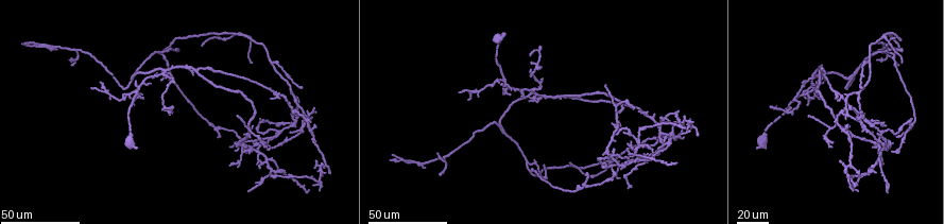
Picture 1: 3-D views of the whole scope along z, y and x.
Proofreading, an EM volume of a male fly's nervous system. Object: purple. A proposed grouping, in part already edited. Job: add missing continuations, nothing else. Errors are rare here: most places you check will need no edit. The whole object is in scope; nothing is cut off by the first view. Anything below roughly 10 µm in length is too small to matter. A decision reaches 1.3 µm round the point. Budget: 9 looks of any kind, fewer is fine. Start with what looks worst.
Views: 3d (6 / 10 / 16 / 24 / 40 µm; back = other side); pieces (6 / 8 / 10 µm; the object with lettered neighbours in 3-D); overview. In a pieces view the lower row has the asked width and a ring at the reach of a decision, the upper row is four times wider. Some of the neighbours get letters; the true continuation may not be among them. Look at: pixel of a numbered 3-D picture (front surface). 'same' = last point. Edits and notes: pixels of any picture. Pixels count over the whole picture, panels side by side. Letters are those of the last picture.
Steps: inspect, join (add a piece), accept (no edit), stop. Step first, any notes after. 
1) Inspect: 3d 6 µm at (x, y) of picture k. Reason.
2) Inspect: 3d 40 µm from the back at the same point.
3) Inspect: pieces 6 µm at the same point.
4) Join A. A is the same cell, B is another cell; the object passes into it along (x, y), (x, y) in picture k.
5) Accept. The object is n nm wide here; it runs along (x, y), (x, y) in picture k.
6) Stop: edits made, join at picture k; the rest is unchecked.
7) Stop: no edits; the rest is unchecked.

Inspect: 3d 40 µm at (898, 136) of picture 1. An open end.

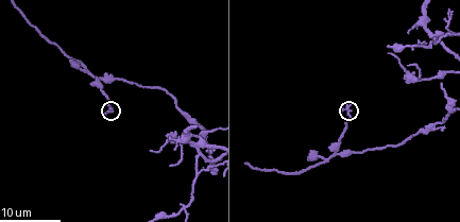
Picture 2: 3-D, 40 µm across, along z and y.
Inspect: pieces 6 µm at (347, 100) of picture 2. What lies round it.

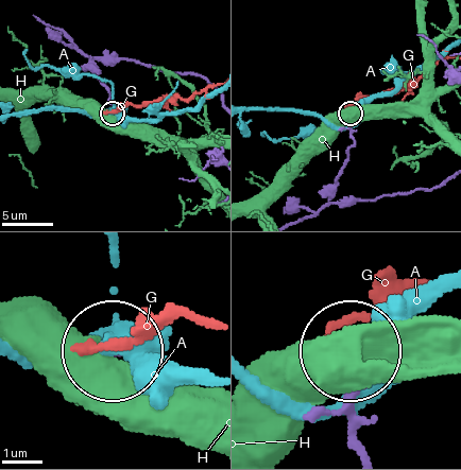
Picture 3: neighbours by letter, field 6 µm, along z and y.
Accept. A, G and H are other cells; none of them fits.

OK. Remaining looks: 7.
Inspect: 3d 24 µm at (615, 135) of picture 1. Tapers out.

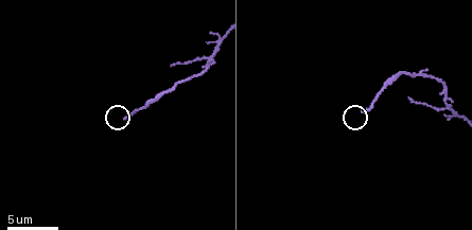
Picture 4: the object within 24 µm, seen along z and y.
Inspect: 3d 10 µm at (124, 118) of picture 4. Closer look.

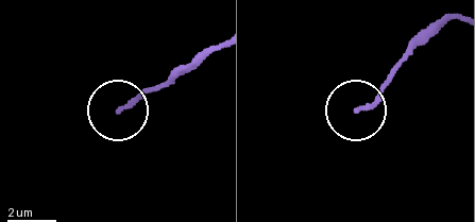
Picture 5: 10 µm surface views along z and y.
Inspect: pieces 10 µm at (360, 111) of picture 5.

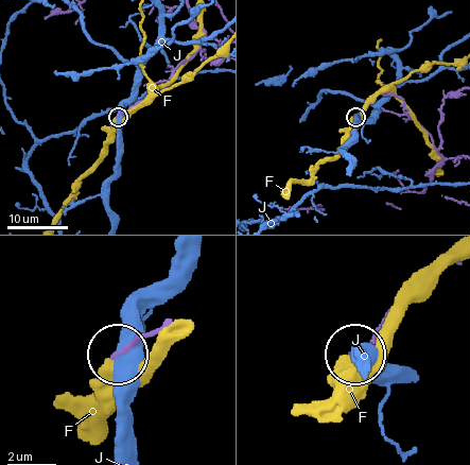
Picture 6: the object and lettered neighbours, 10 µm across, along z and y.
Accept. F and J are other cells; it runs along (168, 321), (121, 355) in picture 6; no lettered piece goes on from it.

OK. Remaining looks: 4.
Inspect: 3d 24 µm at (442, 85) of picture 2. Tapers out.

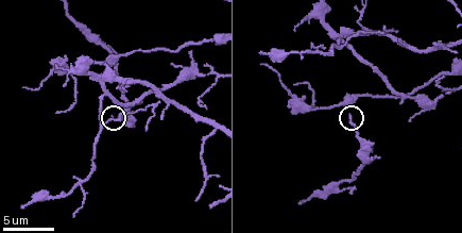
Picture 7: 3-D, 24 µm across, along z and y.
Inspect: pieces 6 µm at (348, 116) of picture 7.

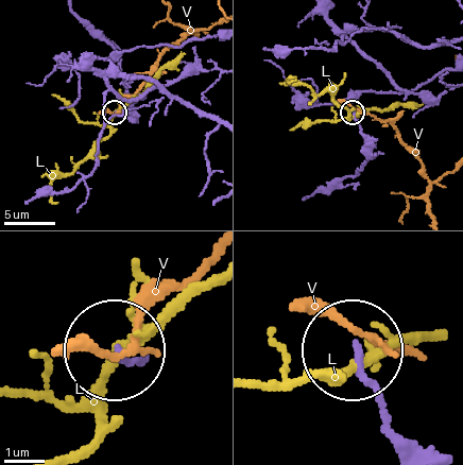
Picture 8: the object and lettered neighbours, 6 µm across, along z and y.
Accept. L and V are other cells; it runs along (396, 448), (379, 388), (356, 350) in picture 8; no lettered piece goes on from it.

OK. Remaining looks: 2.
Inspect: 3d 40 µm at (538, 98) of picture 1. Branch stops here.

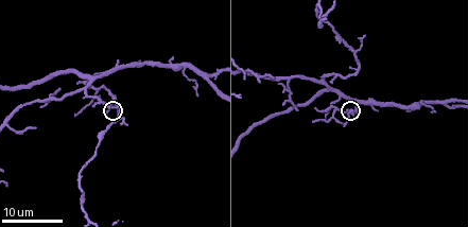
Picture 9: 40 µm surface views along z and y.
Inspect: pieces 6 µm at (355, 107) of picture 9.

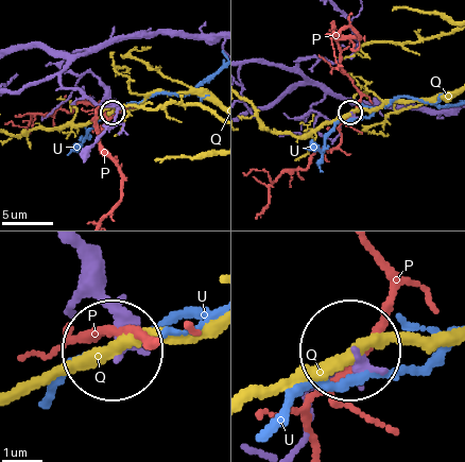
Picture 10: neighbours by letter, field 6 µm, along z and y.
Accept. P, Q and U are other cells; it runs along (72, 249), (114, 320), (117, 346) in picture 10; no lettered piece goes on from it.

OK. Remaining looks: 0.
Stop: no edits; the rest is unchecked.

